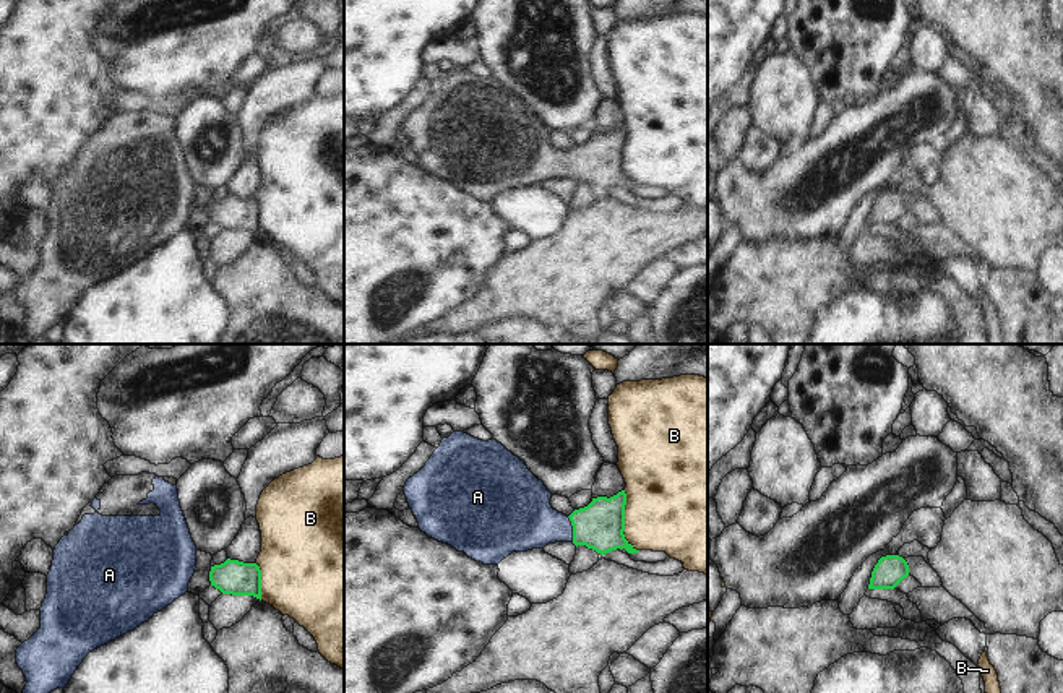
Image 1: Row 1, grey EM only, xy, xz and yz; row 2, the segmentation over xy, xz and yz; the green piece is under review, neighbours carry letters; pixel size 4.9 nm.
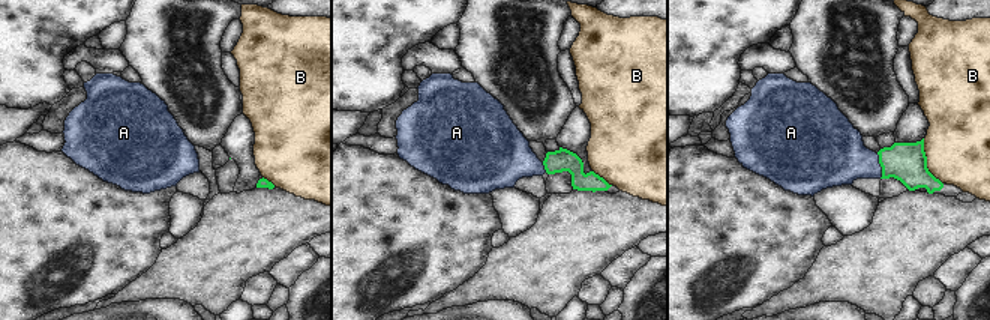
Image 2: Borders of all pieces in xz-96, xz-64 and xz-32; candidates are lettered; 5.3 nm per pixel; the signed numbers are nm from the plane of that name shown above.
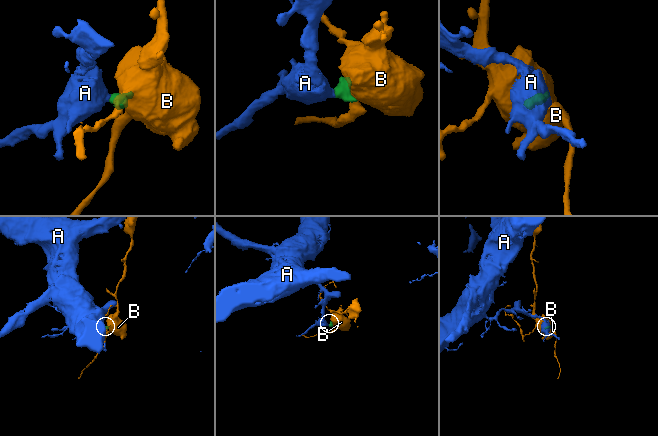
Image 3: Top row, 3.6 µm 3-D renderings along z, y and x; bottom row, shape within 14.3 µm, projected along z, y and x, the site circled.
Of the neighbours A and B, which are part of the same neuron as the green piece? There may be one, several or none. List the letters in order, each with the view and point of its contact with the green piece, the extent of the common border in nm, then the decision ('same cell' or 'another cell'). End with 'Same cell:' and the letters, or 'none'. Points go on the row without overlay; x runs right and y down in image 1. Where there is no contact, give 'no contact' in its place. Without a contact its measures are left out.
A: meets green in xz at (573, 166); contact 130 nm long; same cell
B: meets green in xz at (624, 158); contact 320 nm long; another cell
Same cell: A

